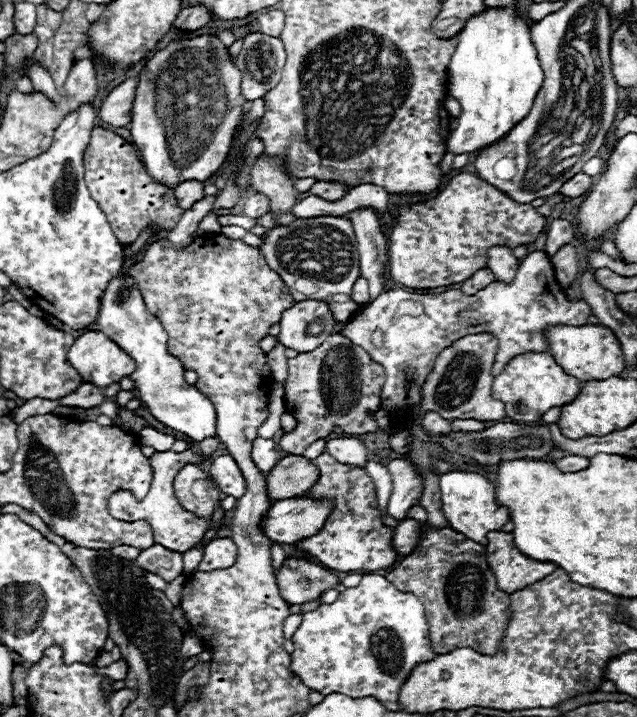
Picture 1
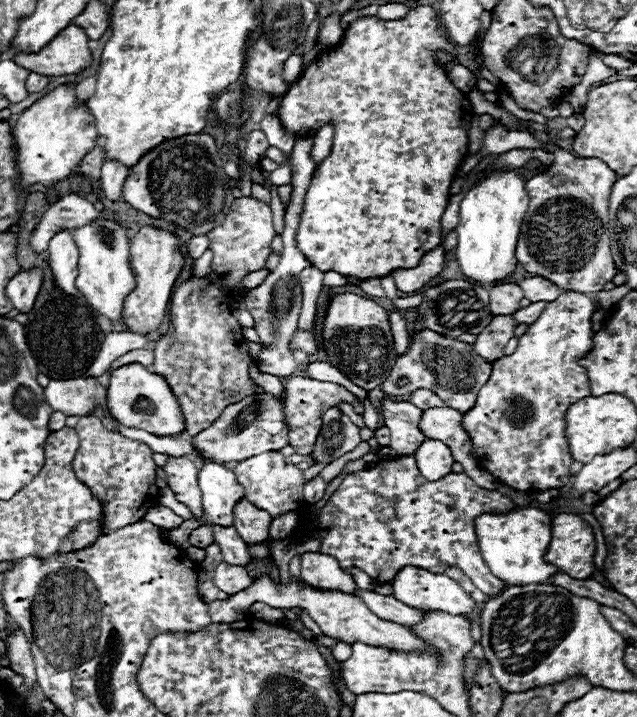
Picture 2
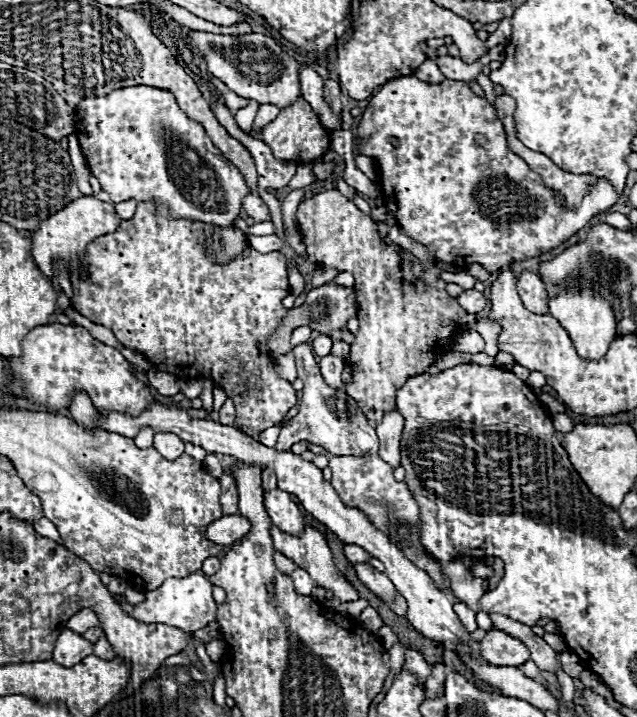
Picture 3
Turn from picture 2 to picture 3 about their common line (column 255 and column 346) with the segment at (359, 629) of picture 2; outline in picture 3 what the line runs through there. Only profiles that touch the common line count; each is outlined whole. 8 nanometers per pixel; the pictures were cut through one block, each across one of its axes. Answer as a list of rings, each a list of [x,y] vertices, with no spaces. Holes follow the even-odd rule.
[[[272,526],[270,532],[272,532],[274,548],[276,548],[278,552],[290,556],[300,568],[304,568],[306,572],[310,572],[312,580],[314,580],[318,586],[324,586],[326,590],[332,590],[334,596],[336,596],[340,602],[356,602],[356,600],[358,600],[358,592],[348,584],[348,580],[336,576],[336,566],[334,566],[334,562],[332,562],[332,552],[330,552],[330,548],[328,548],[324,536],[322,536],[318,530],[306,526],[300,536],[292,536],[292,534],[282,532],[278,526]]]

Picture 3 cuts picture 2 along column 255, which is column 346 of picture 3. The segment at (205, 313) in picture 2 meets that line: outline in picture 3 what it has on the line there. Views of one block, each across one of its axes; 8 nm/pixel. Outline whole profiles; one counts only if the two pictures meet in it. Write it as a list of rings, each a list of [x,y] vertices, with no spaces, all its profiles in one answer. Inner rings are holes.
[[[326,190],[310,200],[302,200],[296,218],[310,262],[354,274],[360,328],[354,334],[348,356],[352,380],[344,384],[342,390],[358,402],[368,420],[380,422],[384,414],[396,410],[396,390],[400,390],[410,376],[424,374],[444,350],[450,348],[450,342],[464,332],[462,318],[466,310],[456,298],[448,296],[446,282],[440,280],[442,268],[438,264],[424,270],[424,266],[412,258],[408,266],[404,260],[408,252],[402,250],[404,254],[398,254],[396,244],[384,244],[376,222],[338,190]]]

